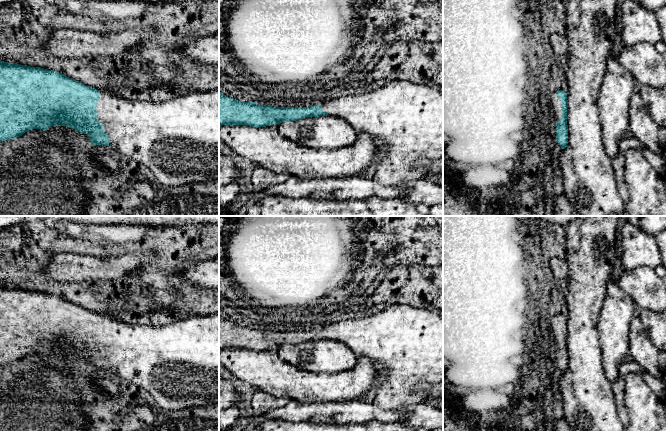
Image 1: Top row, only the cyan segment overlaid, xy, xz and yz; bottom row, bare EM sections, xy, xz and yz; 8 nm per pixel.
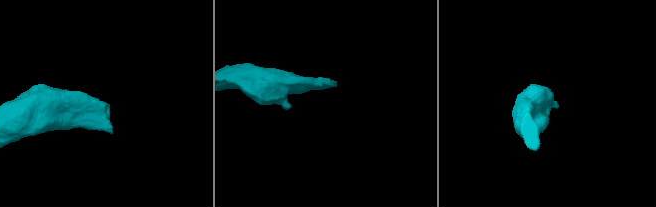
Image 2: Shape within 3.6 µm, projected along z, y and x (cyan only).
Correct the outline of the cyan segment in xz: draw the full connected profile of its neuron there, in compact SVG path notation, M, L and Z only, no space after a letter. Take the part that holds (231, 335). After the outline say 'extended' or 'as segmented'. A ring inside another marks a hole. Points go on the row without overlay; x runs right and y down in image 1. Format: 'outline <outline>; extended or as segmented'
outline M394 304L389 305L386 307L379 308L375 314L370 316L365 316L363 318L358 319L348 319L342 320L338 322L333 322L330 325L324 327L323 329L318 330L309 330L309 331L273 331L273 330L266 330L260 329L255 326L241 326L234 322L228 321L224 319L222 316L219 316L219 350L222 349L250 349L252 351L266 351L273 348L280 348L285 345L296 345L298 343L303 343L306 341L319 341L319 340L337 340L344 344L346 344L350 350L354 353L354 355L358 358L359 361L372 361L375 362L382 362L383 363L383 371L380 373L380 383L379 387L377 388L377 393L374 398L373 404L385 409L385 410L393 410L400 407L411 407L413 405L419 404L423 401L426 397L427 393L424 391L417 391L416 388L421 385L436 385L443 382L443 317L439 316L435 311L427 310L423 308L415 308L410 305L405 304Z; extended

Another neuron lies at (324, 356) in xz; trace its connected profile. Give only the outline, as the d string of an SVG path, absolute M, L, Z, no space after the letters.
M329 339L285 345L277 354L283 361L312 373L348 371L359 362L346 344Z

